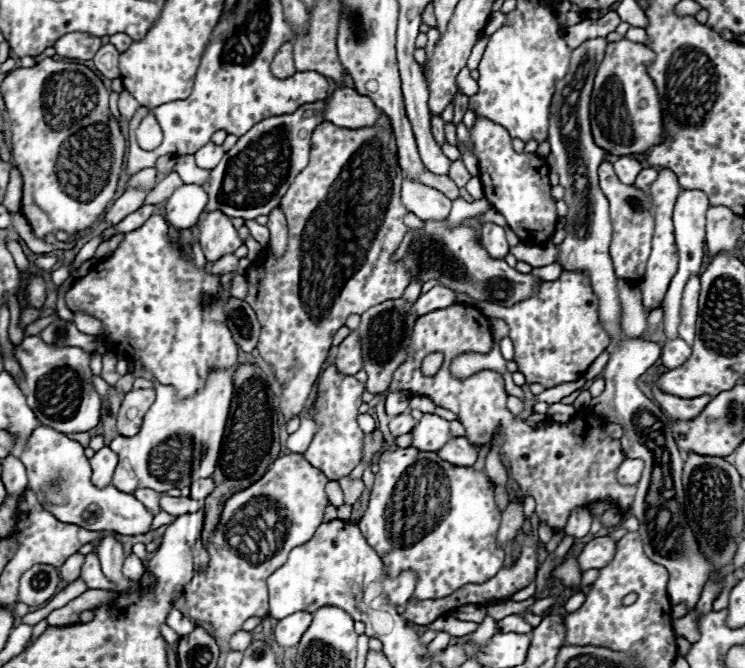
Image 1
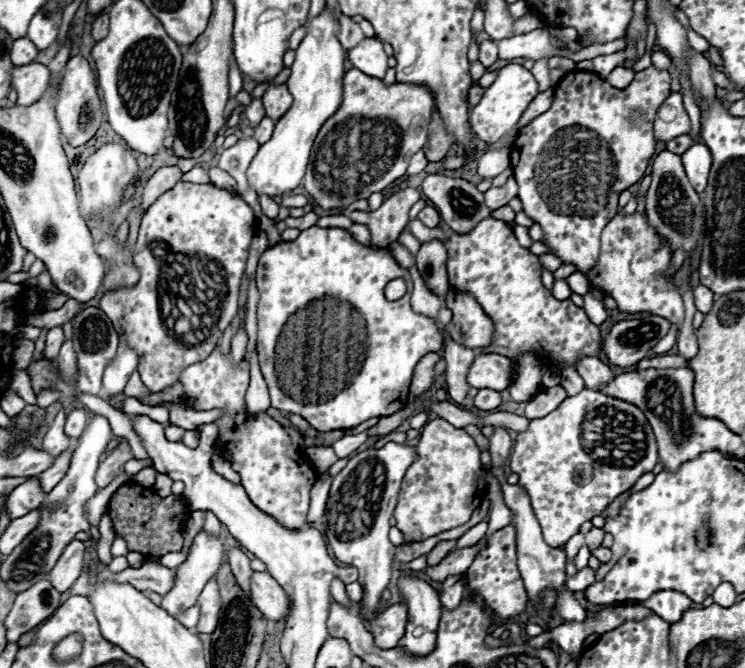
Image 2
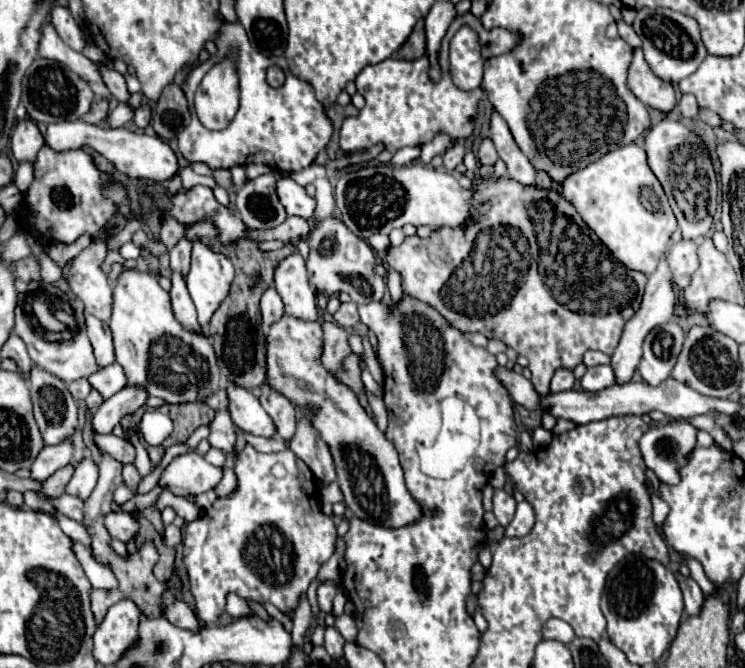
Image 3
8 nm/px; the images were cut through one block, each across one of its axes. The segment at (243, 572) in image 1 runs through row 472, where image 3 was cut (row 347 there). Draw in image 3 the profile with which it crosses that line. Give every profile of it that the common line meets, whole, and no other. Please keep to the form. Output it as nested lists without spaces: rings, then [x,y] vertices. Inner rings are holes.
[[[284,314],[268,328],[266,334],[266,378],[272,390],[284,394],[296,408],[310,414],[312,426],[320,432],[332,452],[336,482],[344,494],[344,504],[352,514],[370,524],[400,528],[416,522],[422,508],[408,494],[398,452],[372,416],[362,408],[354,390],[336,380],[320,362],[322,322],[306,322]]]

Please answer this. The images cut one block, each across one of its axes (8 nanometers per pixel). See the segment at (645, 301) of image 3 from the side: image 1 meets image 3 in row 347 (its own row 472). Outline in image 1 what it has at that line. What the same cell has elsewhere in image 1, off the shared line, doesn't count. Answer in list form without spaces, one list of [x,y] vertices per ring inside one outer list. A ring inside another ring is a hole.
[[[626,458],[620,468],[618,468],[618,482],[620,484],[628,484],[628,486],[634,486],[636,482],[640,482],[640,474],[644,470],[644,462],[642,460],[636,460],[636,458]]]

